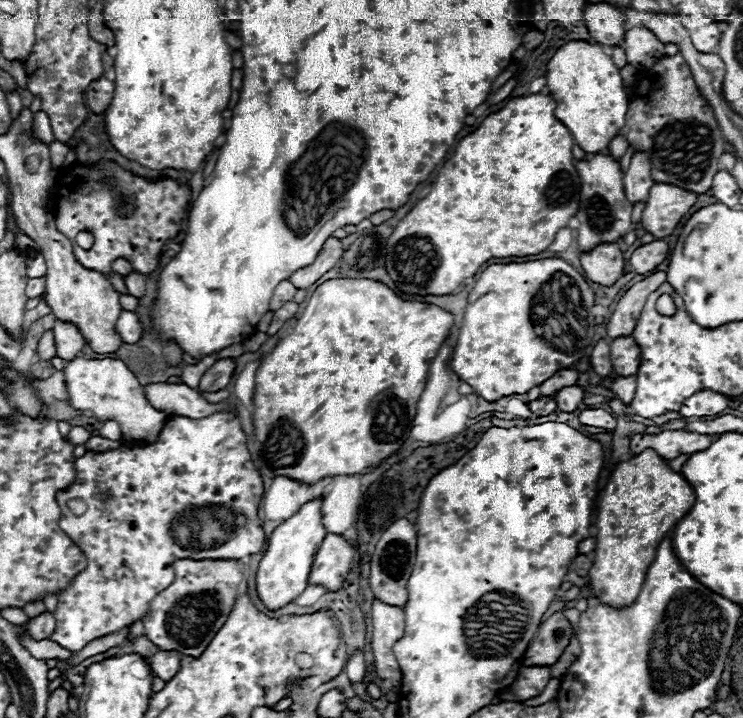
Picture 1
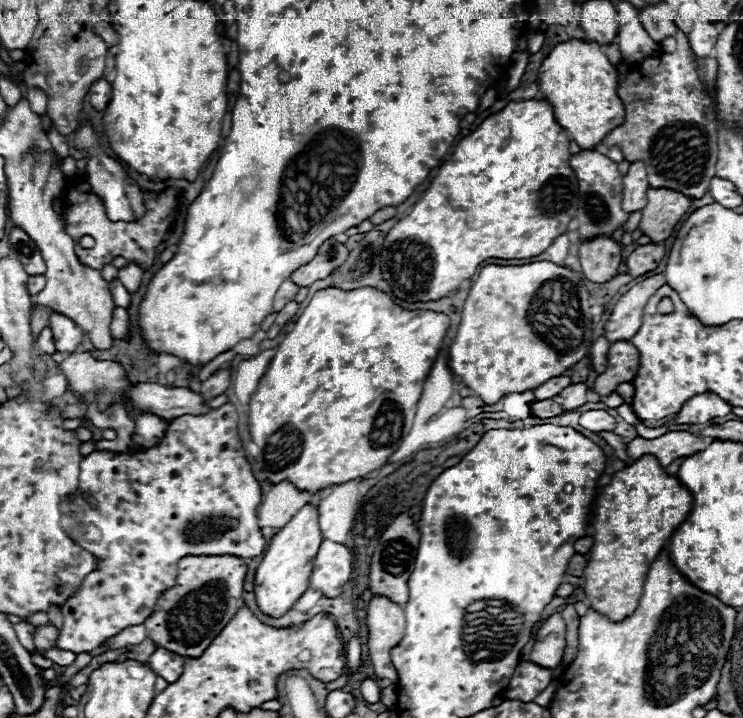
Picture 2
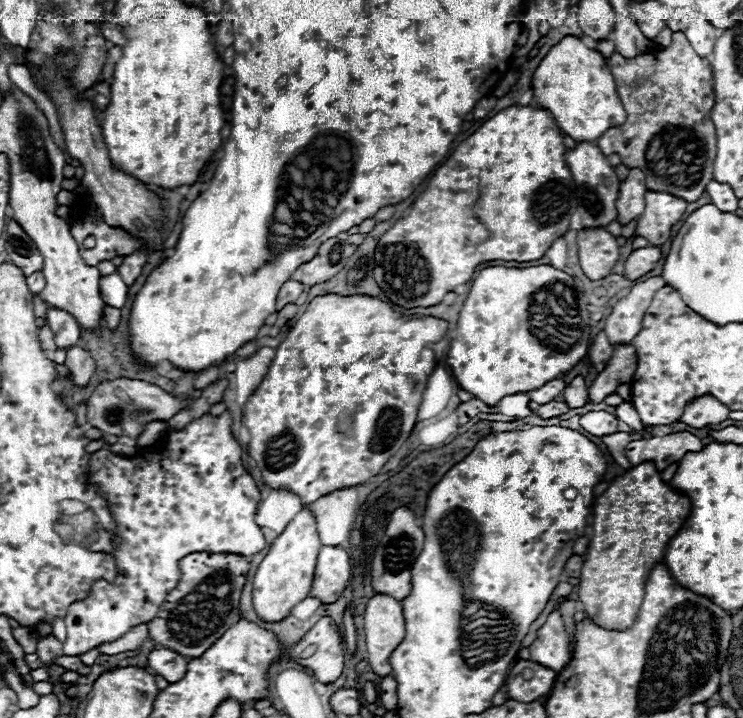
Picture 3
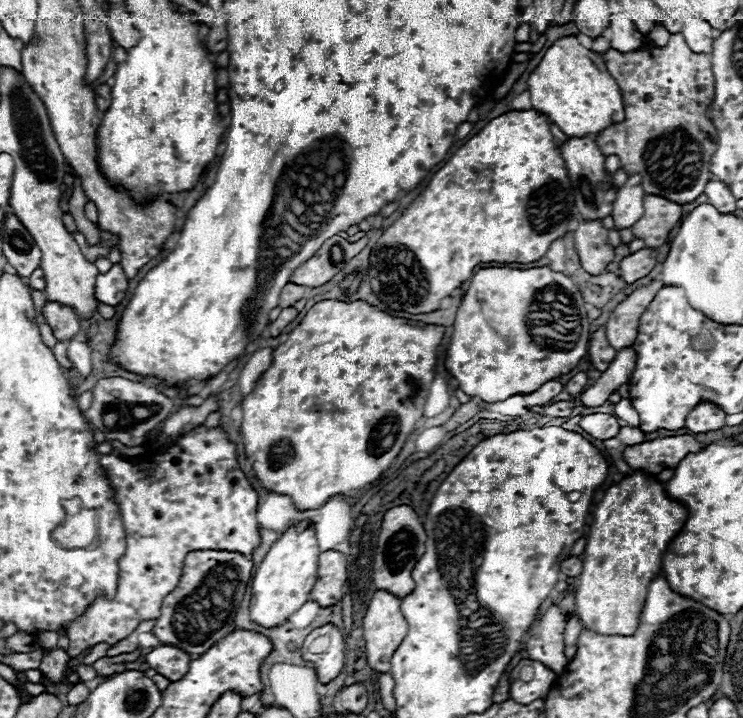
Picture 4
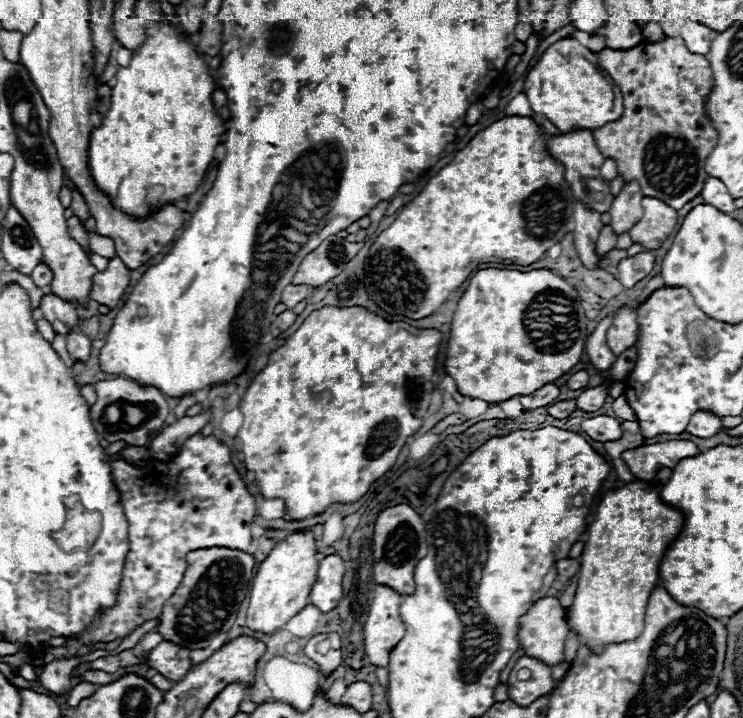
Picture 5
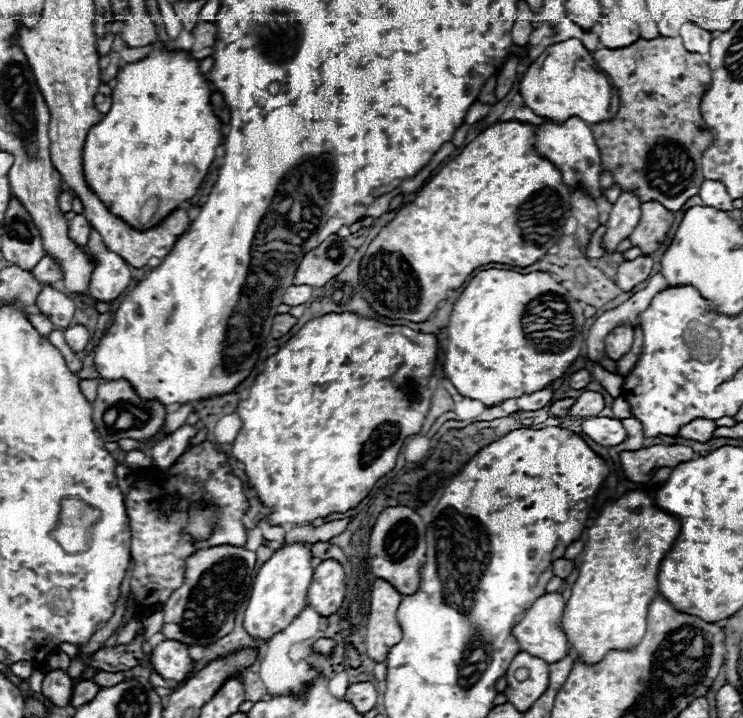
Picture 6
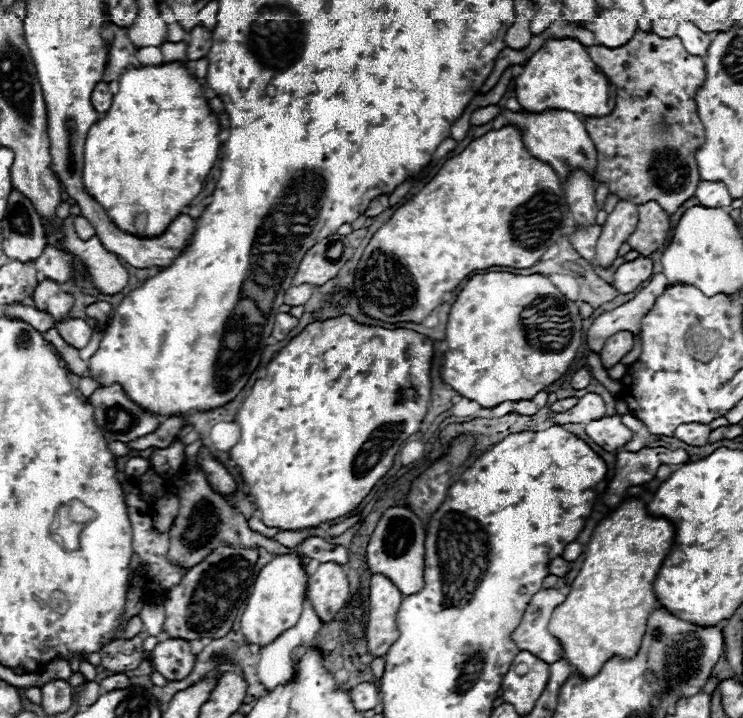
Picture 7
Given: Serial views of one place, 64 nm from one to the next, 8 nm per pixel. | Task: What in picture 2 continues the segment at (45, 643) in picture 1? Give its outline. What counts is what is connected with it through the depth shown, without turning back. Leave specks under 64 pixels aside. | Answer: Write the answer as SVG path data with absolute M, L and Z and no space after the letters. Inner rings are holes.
M52 648L46 658L50 658L54 664L60 664L60 666L70 666L74 660L76 660L76 654L74 652L66 652L66 650L60 650L60 648Z

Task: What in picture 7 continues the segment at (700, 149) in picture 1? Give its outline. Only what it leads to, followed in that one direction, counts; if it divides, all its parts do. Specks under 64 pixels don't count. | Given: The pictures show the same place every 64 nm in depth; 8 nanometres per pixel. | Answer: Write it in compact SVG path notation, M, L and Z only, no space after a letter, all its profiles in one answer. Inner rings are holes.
M636 30L636 34L624 46L588 46L586 50L592 62L616 86L616 108L608 116L582 118L598 154L594 180L604 182L610 194L616 194L620 200L634 202L636 206L654 200L666 210L666 214L672 216L678 206L682 206L688 198L694 196L694 190L700 182L700 172L694 154L704 144L706 134L698 116L694 96L706 78L704 60L688 54L676 36L660 38L652 32L642 30Z

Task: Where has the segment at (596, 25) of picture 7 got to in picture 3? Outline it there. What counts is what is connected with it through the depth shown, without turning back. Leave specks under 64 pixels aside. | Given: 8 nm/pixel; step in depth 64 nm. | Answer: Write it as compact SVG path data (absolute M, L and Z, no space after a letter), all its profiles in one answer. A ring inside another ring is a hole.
M618 18L607 39L614 42L616 52L620 52L624 58L632 58L654 48L654 42L640 32L638 24L632 18Z

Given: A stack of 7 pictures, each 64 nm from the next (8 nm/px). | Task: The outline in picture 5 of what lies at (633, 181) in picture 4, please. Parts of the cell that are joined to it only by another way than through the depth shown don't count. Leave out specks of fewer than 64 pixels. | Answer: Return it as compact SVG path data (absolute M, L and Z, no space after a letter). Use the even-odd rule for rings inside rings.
M638 182L626 184L610 206L610 226L616 236L628 232L642 218L642 192Z

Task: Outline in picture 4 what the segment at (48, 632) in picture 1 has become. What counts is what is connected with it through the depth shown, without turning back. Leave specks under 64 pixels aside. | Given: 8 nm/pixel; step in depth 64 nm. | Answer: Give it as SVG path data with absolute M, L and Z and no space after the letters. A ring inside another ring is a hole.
M52 648L52 650L46 652L46 656L44 656L44 660L42 660L42 664L40 664L38 670L52 684L60 684L60 682L66 680L66 670L68 670L68 662L70 660L72 658L64 650Z

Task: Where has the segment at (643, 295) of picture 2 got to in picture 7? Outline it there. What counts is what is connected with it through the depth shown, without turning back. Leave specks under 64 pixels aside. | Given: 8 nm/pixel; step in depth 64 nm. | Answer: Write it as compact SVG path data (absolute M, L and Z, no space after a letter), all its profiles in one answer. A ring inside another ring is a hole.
M618 332L614 336L610 336L604 344L604 348L600 350L600 360L604 368L612 368L614 364L618 364L630 350L634 344L634 336L630 332Z

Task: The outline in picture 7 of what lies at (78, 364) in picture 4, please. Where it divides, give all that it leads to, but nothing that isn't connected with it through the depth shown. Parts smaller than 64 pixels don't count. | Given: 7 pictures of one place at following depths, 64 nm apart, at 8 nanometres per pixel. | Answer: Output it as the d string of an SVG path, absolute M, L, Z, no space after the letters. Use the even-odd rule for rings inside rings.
M68 318L68 320L56 322L54 328L58 330L58 334L62 336L64 342L68 342L70 346L74 346L78 350L84 348L94 334L94 328L88 326L82 318Z

